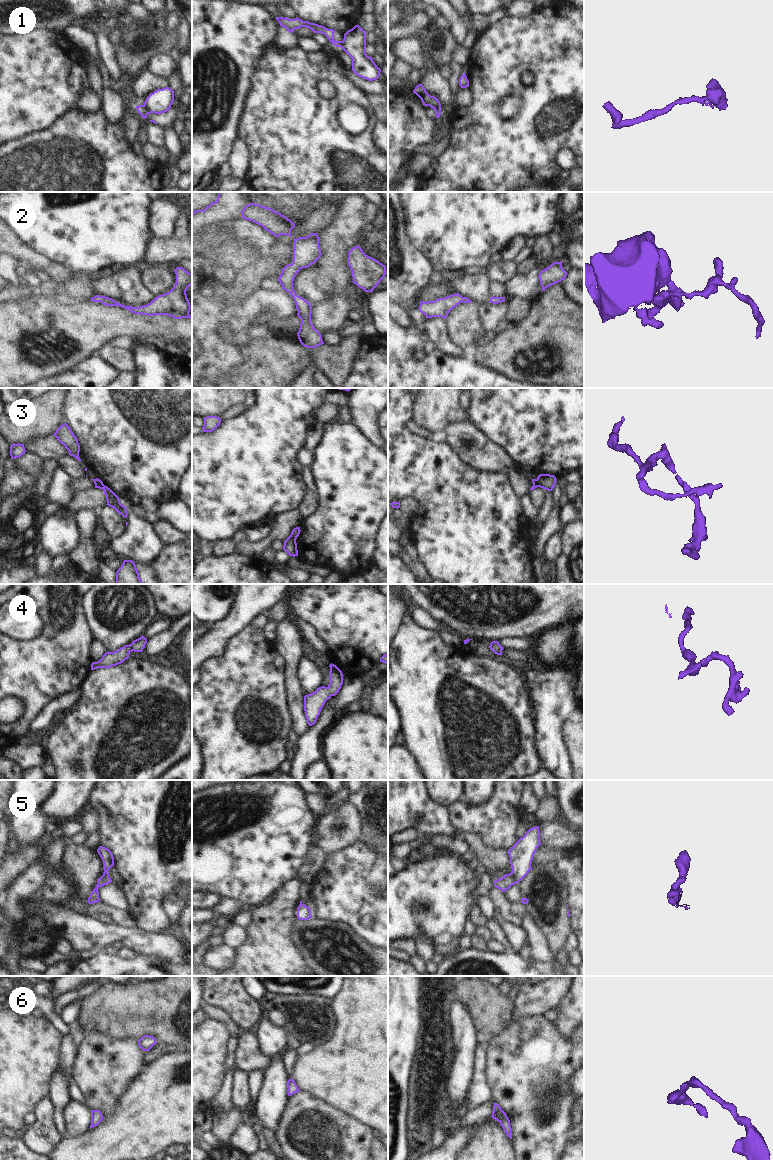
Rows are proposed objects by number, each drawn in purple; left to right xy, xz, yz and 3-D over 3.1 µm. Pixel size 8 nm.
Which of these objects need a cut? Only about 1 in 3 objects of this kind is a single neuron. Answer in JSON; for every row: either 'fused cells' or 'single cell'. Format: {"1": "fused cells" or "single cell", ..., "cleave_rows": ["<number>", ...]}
{"1": "fused cells", "2": "single cell", "3": "fused cells", "4": "single cell", "5": "fused cells", "6": "single cell", "cleave_rows": ["1", "3", "5"]}

